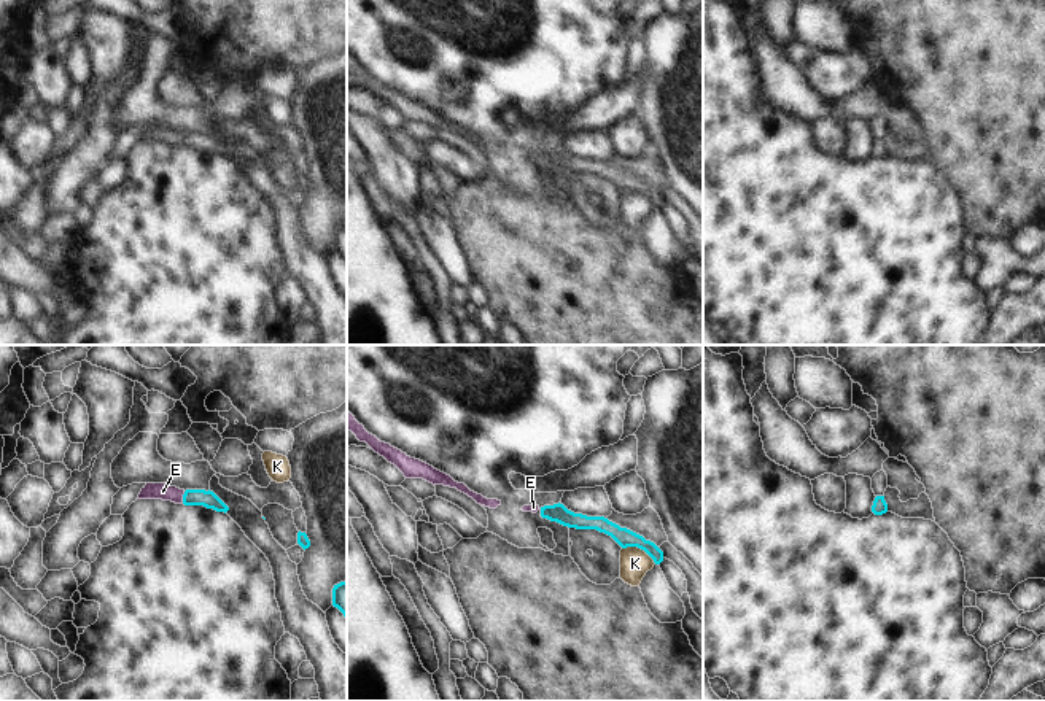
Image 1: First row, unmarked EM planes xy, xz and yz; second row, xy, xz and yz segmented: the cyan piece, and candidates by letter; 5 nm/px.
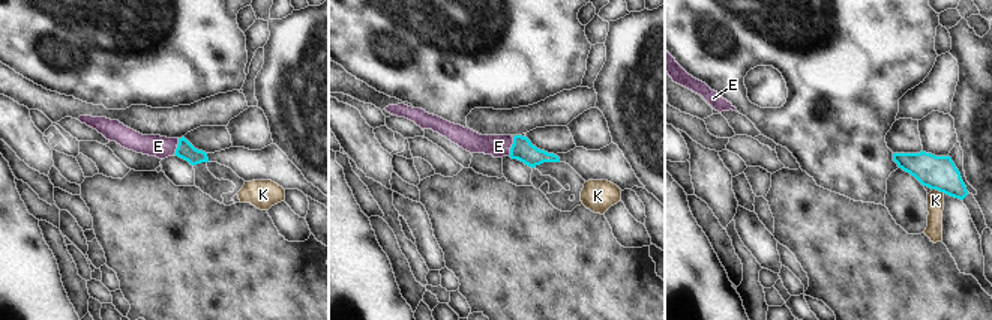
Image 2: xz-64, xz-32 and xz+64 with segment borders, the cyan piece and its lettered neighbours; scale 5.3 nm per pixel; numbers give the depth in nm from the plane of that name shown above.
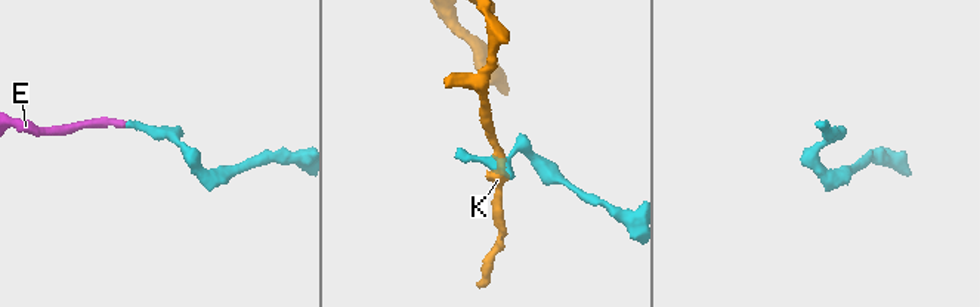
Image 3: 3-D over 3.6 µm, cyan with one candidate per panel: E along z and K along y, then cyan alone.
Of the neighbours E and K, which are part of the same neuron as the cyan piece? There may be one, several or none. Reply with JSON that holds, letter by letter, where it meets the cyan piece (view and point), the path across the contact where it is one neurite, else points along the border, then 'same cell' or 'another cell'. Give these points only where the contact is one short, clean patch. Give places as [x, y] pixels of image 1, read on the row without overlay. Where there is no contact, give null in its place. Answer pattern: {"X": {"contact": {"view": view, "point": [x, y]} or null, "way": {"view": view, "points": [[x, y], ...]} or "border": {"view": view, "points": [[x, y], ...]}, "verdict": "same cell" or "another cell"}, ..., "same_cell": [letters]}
{"E": {"contact": {"view": "xy", "point": [183, 142]}, "way": {"view": "xy", "points": [[209, 143], [183, 142], [163, 135]]}, "verdict": "same cell"}, "K": {"contact": {"view": "xz", "point": [640, 191]}, "border": {"view": "xz", "points": [[622, 191], [640, 191], [656, 207]]}, "verdict": "another cell"}, "same_cell": ["E"]}

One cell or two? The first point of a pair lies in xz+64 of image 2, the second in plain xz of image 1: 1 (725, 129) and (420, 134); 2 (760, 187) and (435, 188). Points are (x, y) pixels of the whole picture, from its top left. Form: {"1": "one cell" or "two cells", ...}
{"1": "one cell", "2": "two cells"}

